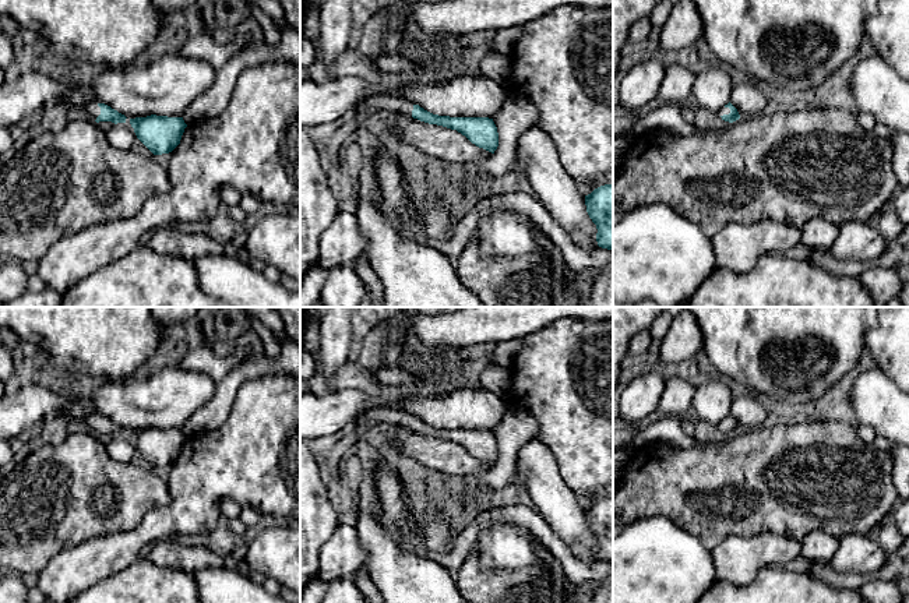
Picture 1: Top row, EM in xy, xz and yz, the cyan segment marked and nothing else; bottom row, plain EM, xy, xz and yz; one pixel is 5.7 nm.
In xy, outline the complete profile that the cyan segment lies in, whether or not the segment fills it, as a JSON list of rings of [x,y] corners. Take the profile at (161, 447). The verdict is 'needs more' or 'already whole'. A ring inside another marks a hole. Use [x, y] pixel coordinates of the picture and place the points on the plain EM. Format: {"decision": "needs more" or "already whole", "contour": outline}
{"decision": "already whole", "contour": [[[151,427],[147,430],[130,431],[137,451],[154,466],[172,465],[182,452],[187,437],[183,430],[168,430]]]}

